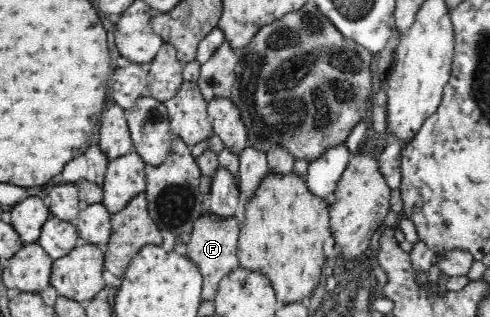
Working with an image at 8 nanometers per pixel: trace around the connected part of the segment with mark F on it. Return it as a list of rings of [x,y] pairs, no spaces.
[[[203,212],[194,223],[191,234],[186,237],[186,257],[196,264],[203,277],[202,301],[214,300],[221,279],[224,279],[229,272],[239,268],[237,246],[241,228],[239,220],[233,216],[231,218],[219,218],[210,212]]]

